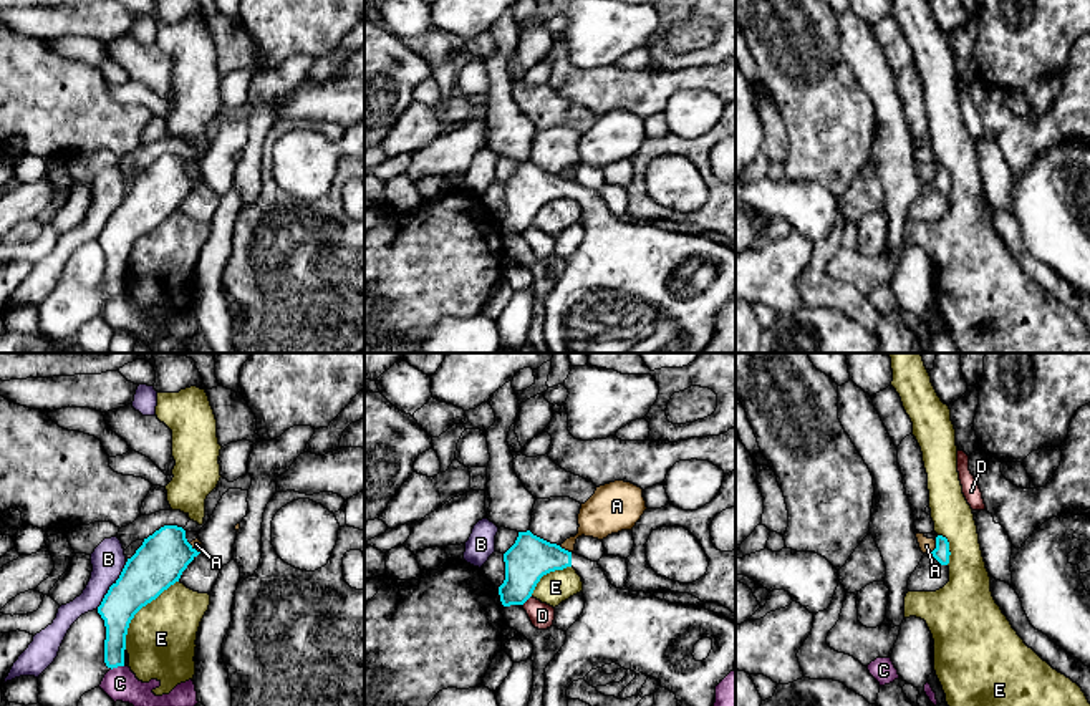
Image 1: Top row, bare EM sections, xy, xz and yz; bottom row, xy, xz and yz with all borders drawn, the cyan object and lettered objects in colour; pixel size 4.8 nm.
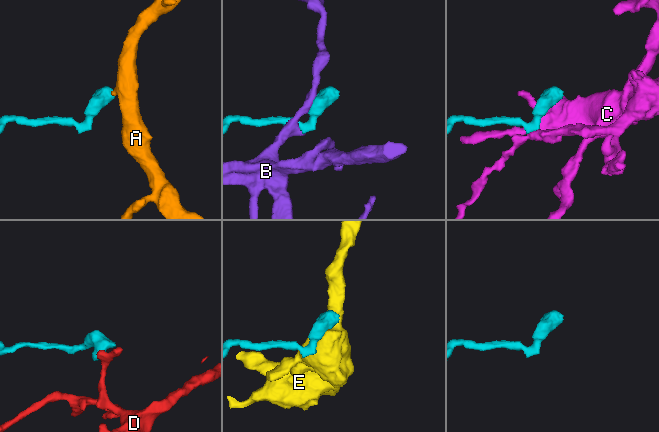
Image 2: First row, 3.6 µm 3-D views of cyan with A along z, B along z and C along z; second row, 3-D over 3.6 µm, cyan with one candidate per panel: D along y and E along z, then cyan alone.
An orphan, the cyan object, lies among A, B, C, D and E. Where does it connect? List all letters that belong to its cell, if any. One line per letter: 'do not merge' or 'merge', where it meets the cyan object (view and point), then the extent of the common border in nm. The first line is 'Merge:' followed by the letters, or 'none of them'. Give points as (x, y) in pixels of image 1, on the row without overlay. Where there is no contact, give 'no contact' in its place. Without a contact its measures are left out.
Merge: none of them
A: do not merge; meets cyan in xz at (564, 178); contact 80 nm long
B: do not merge; meets cyan in xy at (111, 214); contact 280 nm long
C: do not merge; meets cyan in xy at (116, 295); contact 70 nm long
D: do not merge; meets cyan in xz at (527, 227); contact 70 nm long
E: do not merge; meets cyan in xy at (139, 237); contact 420 nm long

